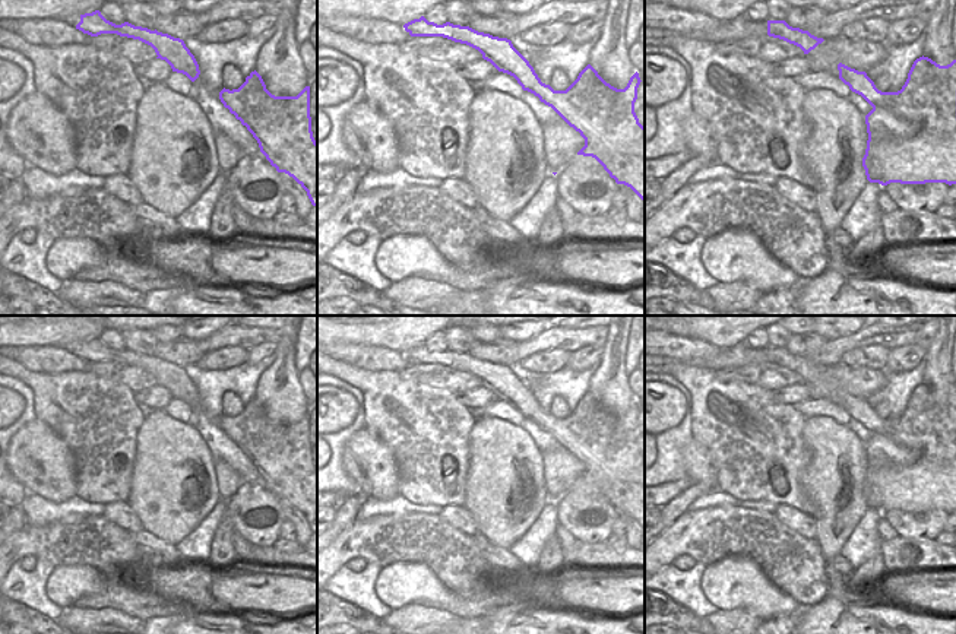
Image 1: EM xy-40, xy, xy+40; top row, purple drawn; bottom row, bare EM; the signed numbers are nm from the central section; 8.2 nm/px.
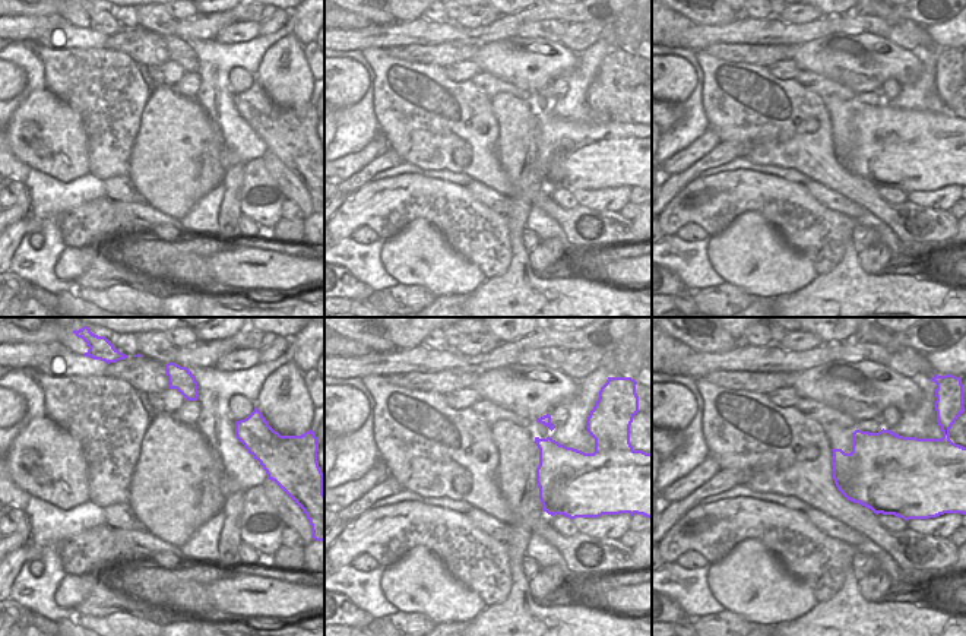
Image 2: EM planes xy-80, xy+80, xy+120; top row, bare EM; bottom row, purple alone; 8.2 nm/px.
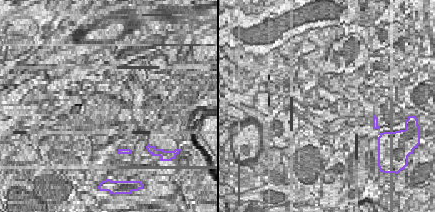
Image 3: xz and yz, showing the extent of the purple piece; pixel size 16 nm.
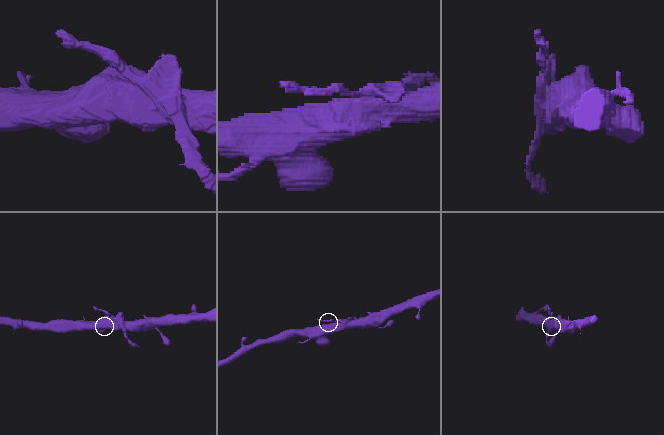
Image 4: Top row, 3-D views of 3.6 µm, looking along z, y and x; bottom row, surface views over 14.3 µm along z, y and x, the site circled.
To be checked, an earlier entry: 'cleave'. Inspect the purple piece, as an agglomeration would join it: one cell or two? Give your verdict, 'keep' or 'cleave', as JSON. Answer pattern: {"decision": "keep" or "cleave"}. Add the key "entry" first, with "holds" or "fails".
{"entry": "fails", "decision": "keep"}

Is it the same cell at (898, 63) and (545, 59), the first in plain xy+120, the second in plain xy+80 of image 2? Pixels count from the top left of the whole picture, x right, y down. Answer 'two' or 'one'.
one

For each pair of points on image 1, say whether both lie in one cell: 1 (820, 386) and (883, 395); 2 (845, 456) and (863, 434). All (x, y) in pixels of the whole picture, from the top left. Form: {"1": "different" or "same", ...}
{"1": "different", "2": "different"}

